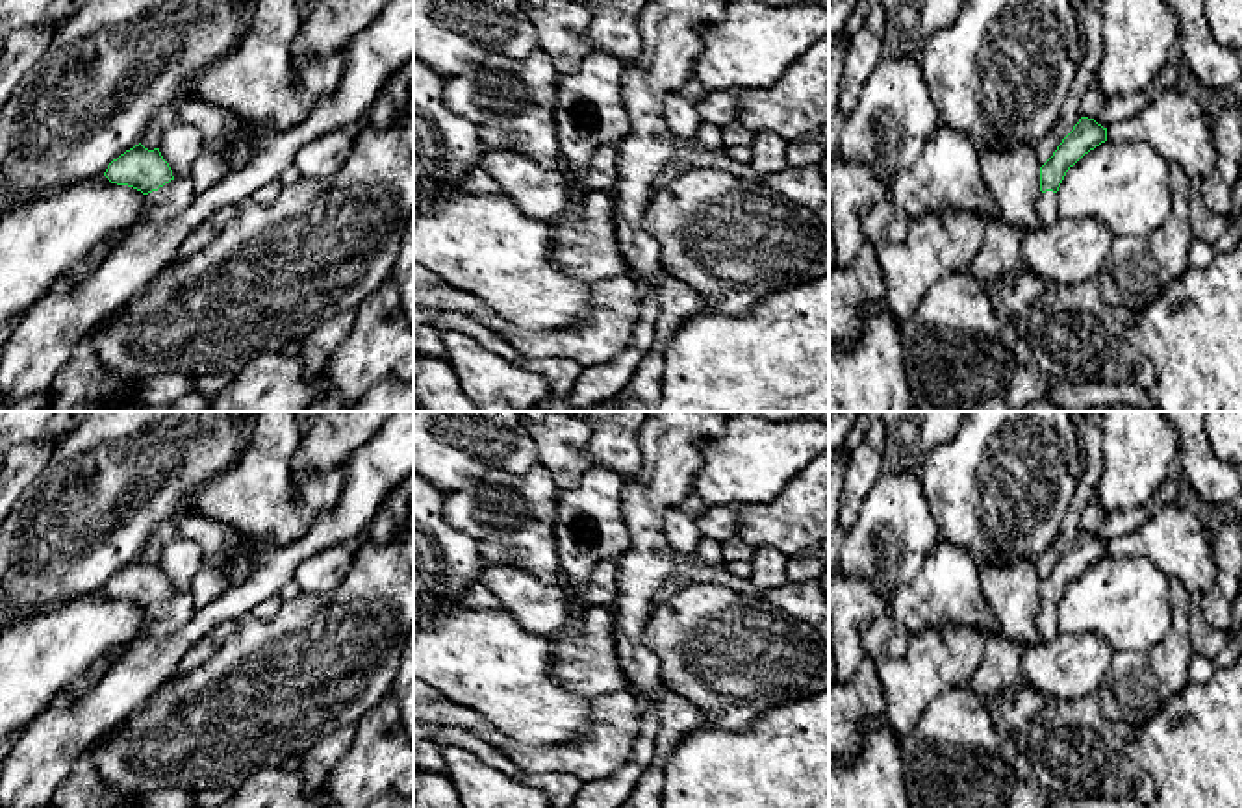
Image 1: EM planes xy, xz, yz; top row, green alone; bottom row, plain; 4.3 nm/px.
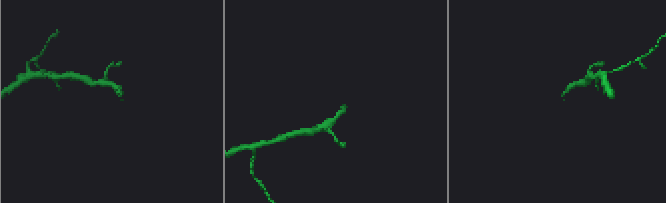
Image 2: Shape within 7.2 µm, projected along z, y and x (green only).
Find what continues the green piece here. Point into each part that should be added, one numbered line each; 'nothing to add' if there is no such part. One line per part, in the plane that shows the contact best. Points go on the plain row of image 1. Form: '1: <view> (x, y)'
1: xy (171, 614)

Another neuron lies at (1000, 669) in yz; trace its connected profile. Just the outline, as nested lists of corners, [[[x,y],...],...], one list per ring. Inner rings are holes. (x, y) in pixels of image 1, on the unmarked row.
[[[1003,636],[992,638],[968,686],[983,697],[1020,688],[1023,684],[1022,654],[1022,645],[1007,641]]]

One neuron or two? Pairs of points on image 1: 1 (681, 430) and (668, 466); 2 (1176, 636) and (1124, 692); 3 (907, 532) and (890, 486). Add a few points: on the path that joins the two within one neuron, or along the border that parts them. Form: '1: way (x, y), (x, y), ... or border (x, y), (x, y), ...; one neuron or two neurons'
1: way (672, 440), (670, 456); one neuron
2: way (1168, 651), (1139, 681); one neuron
3: way (896, 521), (896, 497); one neuron

